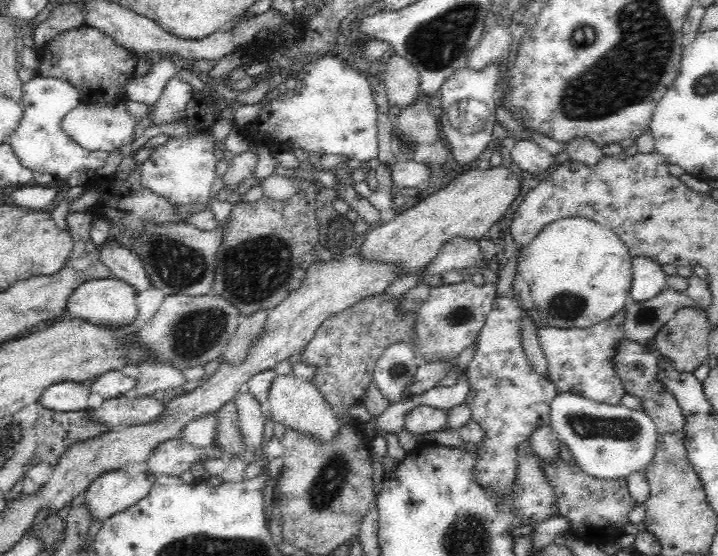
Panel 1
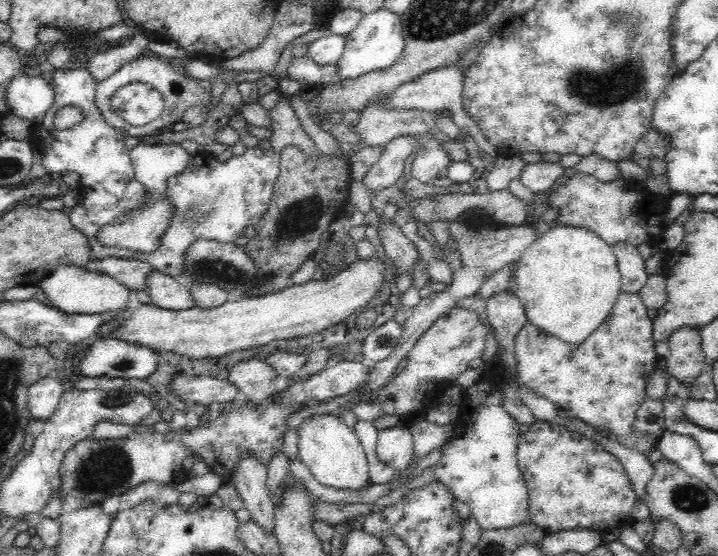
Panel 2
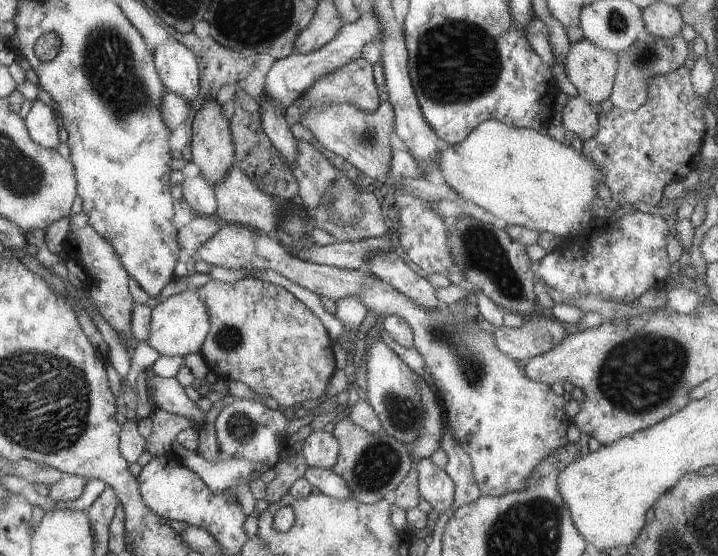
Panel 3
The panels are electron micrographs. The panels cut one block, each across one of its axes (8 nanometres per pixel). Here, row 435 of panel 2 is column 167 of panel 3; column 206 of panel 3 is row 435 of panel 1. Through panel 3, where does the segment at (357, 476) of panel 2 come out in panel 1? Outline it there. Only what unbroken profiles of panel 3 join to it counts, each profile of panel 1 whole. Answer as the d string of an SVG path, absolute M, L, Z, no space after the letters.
M294 373L276 375L272 379L267 396L268 415L274 422L280 422L286 429L300 431L316 441L331 441L341 427L332 407L321 397L320 391L310 382L294 376Z

